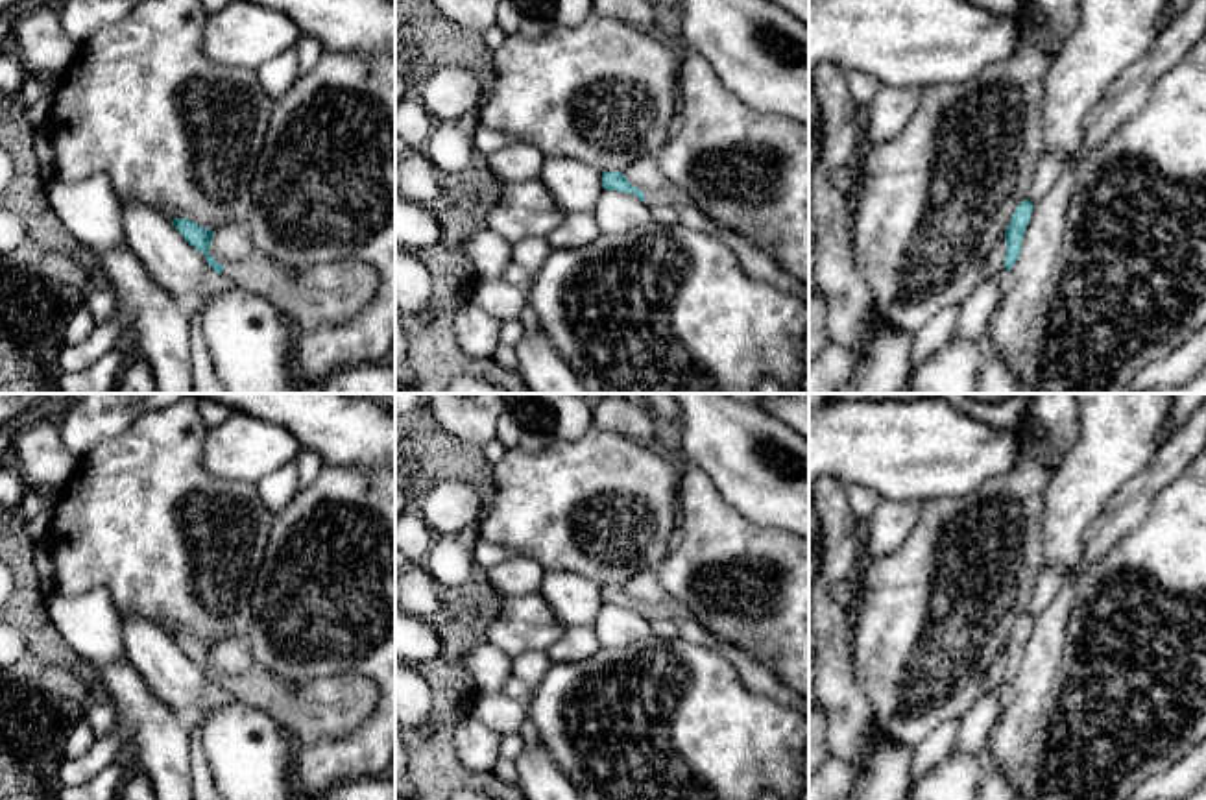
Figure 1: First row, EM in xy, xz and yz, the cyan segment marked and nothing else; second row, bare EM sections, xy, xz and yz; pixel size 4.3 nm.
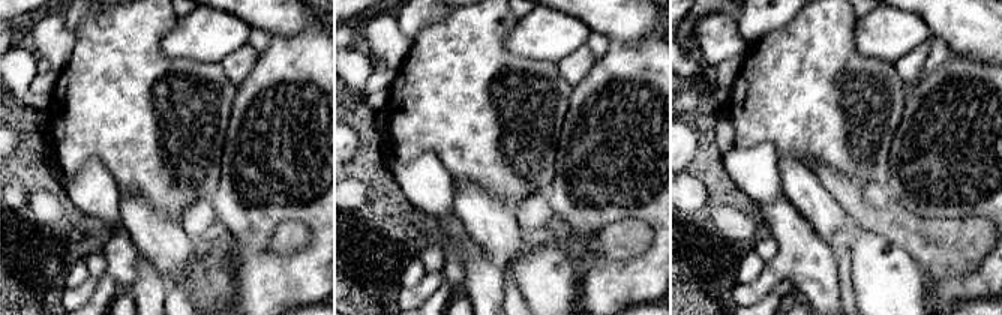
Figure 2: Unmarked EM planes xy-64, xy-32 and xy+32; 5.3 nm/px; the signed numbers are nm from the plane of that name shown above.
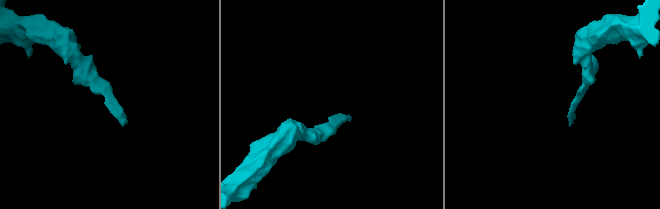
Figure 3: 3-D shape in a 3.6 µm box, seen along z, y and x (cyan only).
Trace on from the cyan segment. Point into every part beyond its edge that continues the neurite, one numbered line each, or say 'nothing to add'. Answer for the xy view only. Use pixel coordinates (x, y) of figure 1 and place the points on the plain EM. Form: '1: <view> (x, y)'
1: xy (335, 706)

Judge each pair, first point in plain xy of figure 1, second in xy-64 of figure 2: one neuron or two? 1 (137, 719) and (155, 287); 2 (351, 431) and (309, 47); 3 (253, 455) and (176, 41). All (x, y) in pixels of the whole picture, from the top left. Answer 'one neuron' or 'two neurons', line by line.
1: one neuron
2: two neurons
3: one neuron

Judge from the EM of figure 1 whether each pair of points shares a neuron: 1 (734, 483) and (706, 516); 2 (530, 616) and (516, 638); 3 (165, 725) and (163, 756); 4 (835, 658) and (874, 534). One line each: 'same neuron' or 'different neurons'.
1: different neurons
2: same neuron
3: same neuron
4: different neurons

